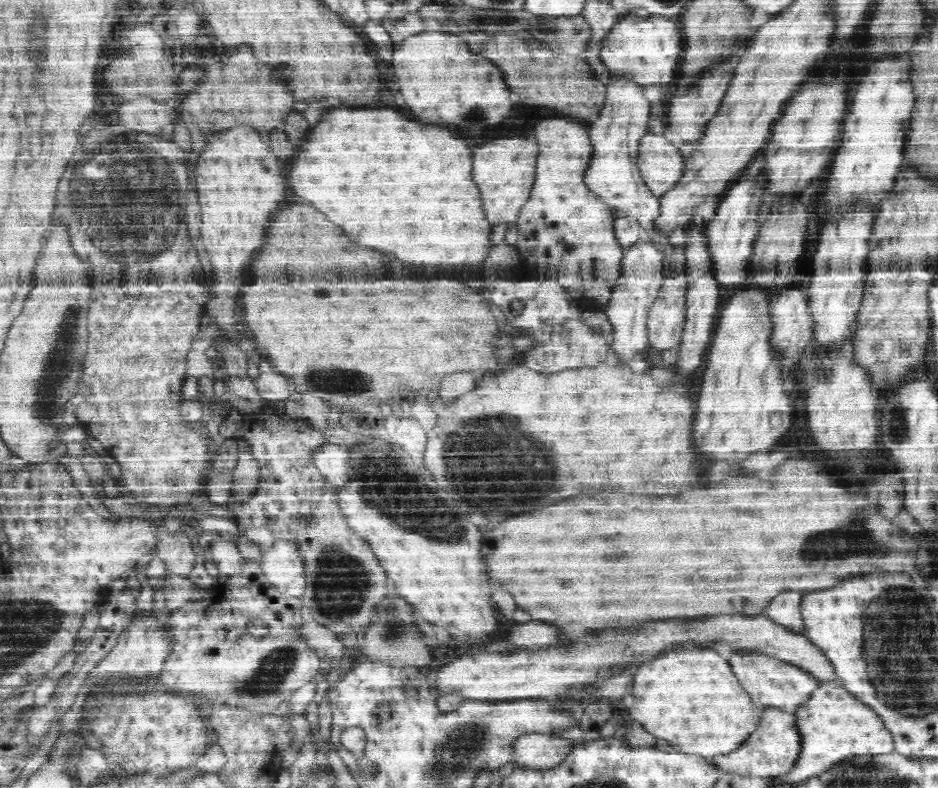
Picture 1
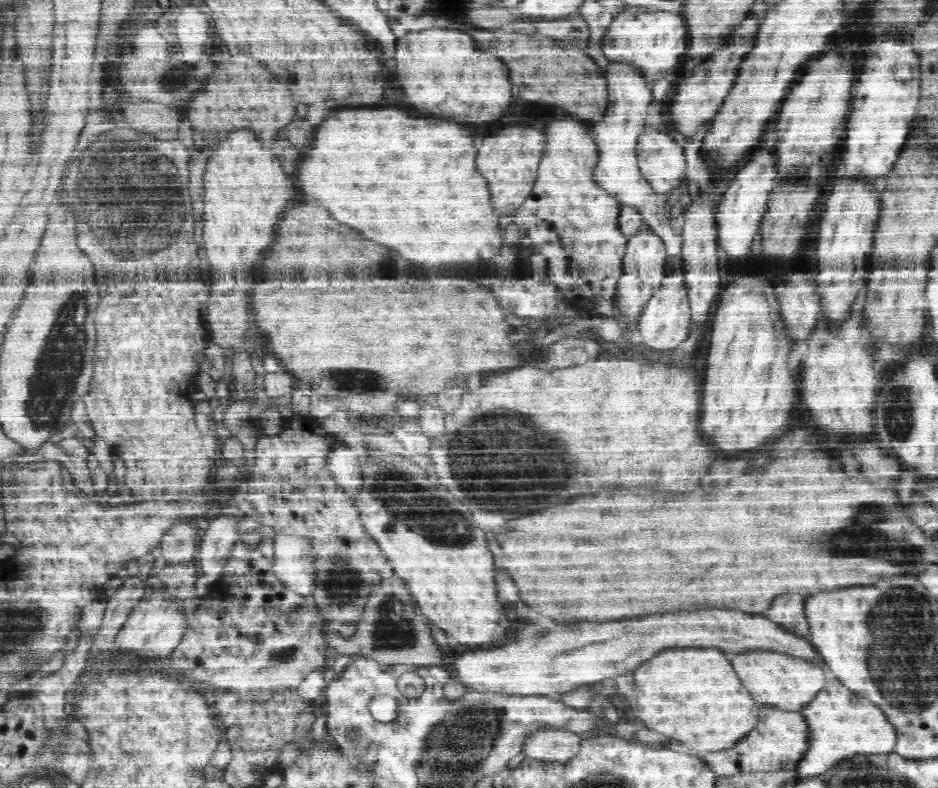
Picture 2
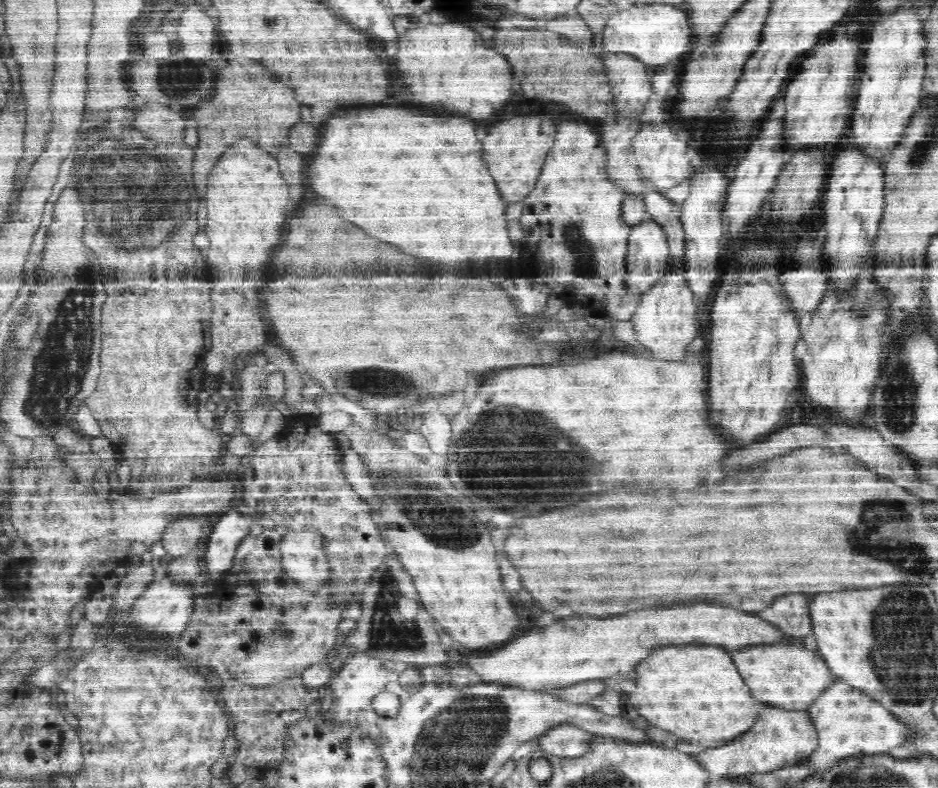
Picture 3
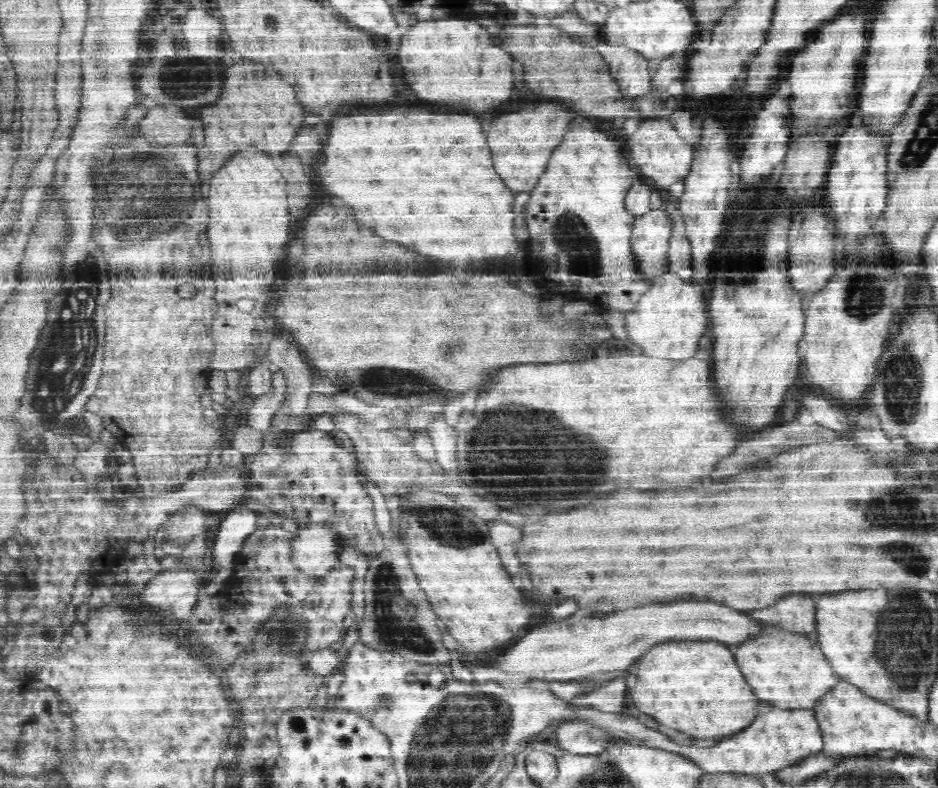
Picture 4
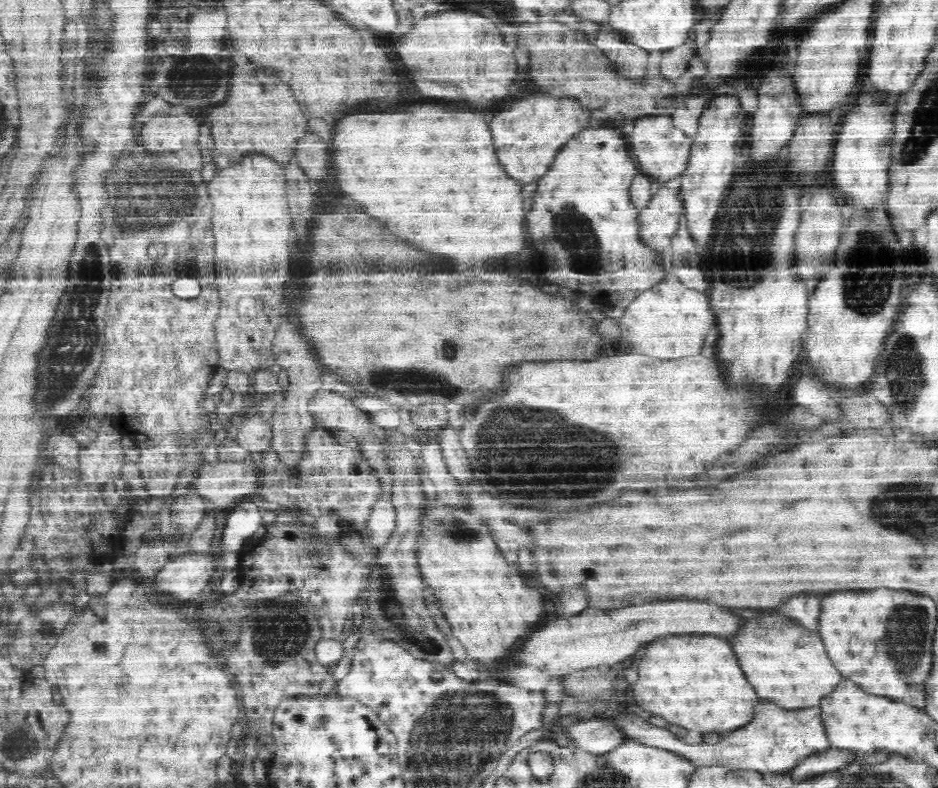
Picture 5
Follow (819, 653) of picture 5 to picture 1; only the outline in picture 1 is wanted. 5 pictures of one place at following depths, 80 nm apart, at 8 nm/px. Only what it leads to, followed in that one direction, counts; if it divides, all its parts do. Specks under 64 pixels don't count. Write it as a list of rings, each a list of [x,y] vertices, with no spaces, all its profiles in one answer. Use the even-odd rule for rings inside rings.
[[[750,652],[750,654],[734,654],[730,660],[736,678],[744,686],[744,690],[752,696],[754,702],[760,702],[764,706],[776,706],[786,712],[795,714],[796,709],[808,702],[814,690],[822,684],[819,676],[804,670],[797,664],[784,662],[780,658],[768,658],[766,654]]]

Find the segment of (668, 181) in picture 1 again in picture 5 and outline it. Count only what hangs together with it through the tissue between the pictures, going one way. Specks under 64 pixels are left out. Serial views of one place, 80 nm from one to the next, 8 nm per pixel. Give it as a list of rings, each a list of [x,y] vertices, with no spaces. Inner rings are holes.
[[[646,115],[635,120],[636,124],[628,140],[640,171],[652,178],[657,176],[660,180],[670,180],[681,175],[688,164],[693,137],[686,136],[682,130],[676,128],[671,115]]]

